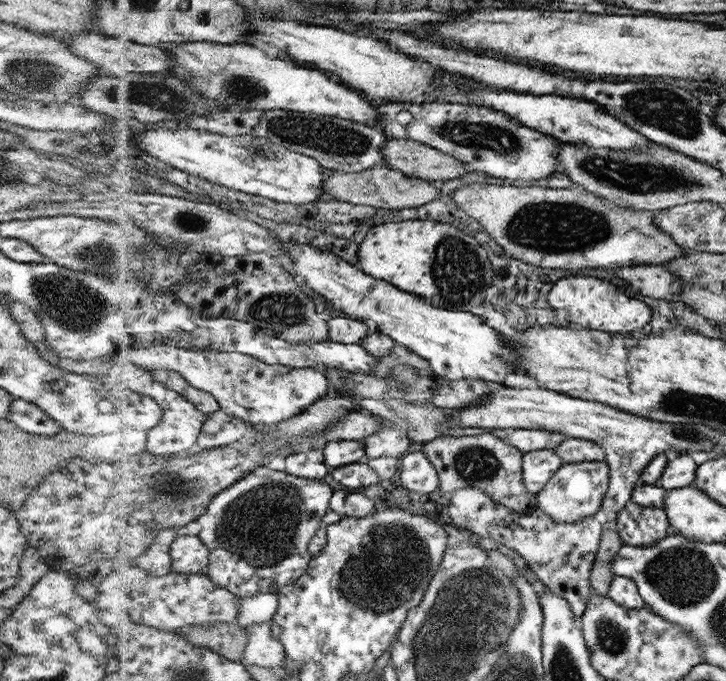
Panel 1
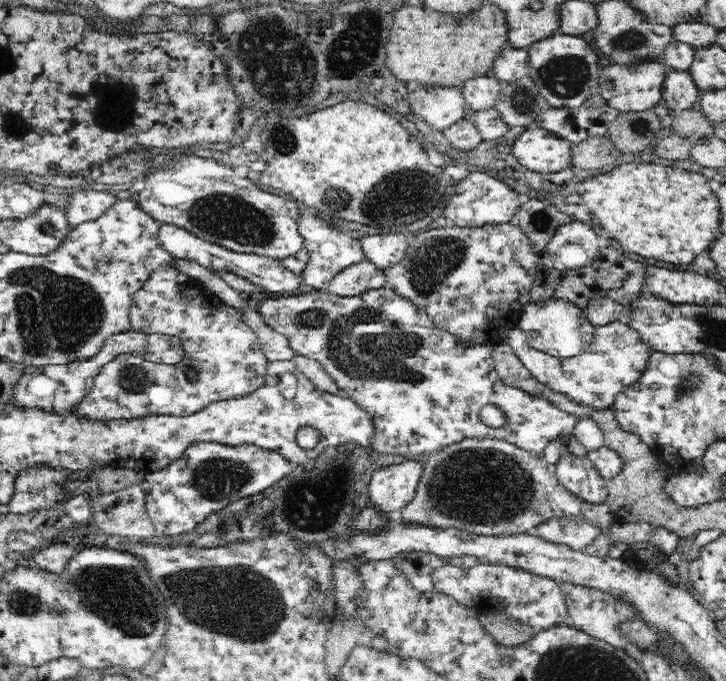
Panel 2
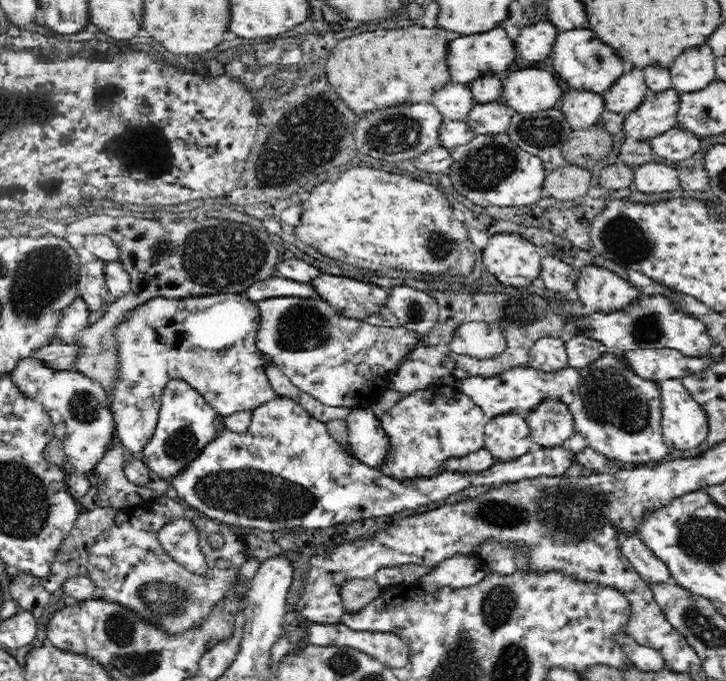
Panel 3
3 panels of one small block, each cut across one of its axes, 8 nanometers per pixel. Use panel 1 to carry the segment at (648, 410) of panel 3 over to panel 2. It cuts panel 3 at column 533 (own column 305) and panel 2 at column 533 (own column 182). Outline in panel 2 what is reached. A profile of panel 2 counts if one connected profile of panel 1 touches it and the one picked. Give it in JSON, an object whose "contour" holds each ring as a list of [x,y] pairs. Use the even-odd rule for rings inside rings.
{"contour":[[[624,320],[614,321],[595,328],[594,338],[588,349],[576,356],[559,359],[530,346],[524,331],[518,327],[510,330],[507,340],[514,354],[522,359],[534,378],[555,392],[562,392],[575,402],[595,408],[613,407],[617,395],[636,384],[646,368],[651,348],[642,341],[640,332]]]}

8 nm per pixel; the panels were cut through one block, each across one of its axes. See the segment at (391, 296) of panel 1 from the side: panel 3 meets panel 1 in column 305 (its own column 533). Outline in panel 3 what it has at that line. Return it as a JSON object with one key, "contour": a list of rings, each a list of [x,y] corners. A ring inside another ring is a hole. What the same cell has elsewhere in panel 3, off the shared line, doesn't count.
{"contour":[[[494,234],[481,251],[484,266],[503,286],[539,286],[542,258],[520,234]]]}

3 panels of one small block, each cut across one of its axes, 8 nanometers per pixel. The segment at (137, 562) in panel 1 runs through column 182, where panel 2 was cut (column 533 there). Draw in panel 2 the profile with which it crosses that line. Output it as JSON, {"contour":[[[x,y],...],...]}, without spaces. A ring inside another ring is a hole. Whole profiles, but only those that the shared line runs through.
{"contour":[[[550,518],[531,531],[541,539],[566,544],[572,550],[583,551],[598,535],[599,530],[590,527],[584,518]]]}

